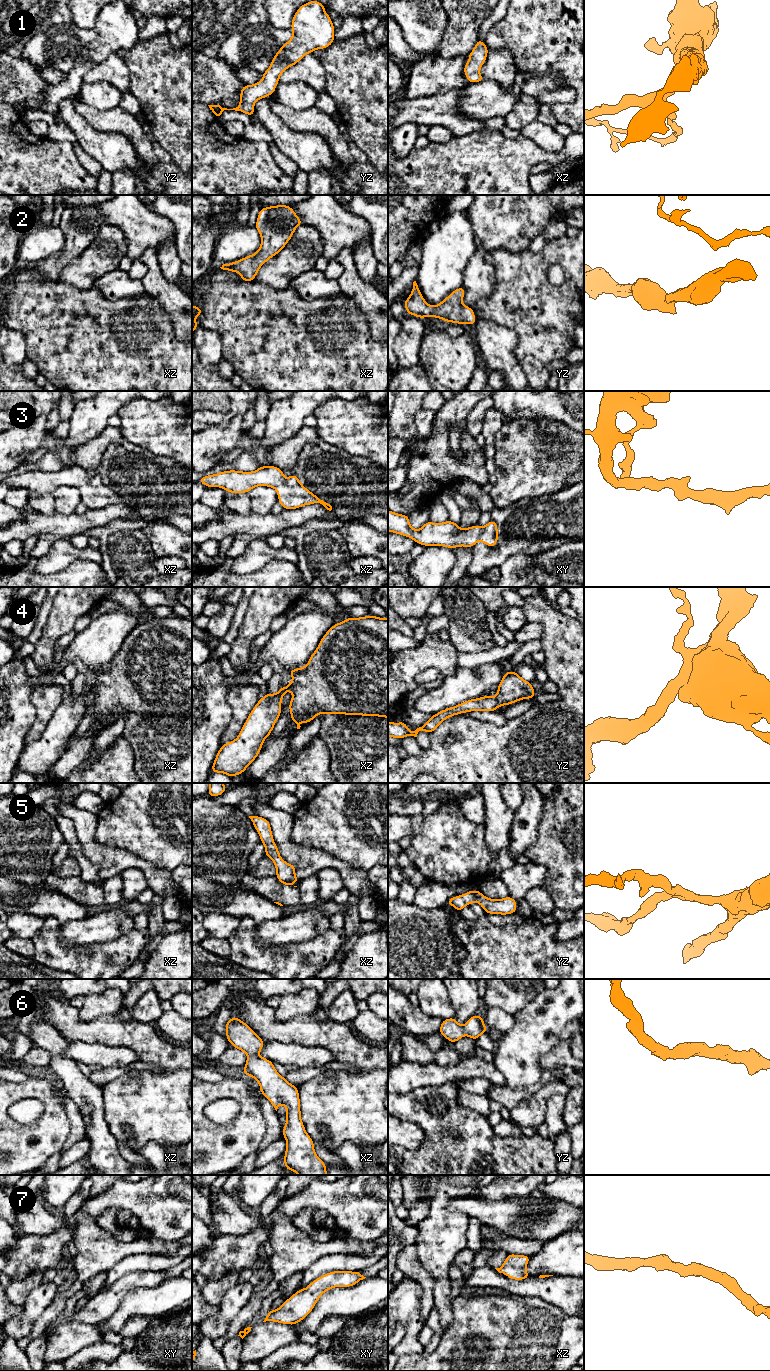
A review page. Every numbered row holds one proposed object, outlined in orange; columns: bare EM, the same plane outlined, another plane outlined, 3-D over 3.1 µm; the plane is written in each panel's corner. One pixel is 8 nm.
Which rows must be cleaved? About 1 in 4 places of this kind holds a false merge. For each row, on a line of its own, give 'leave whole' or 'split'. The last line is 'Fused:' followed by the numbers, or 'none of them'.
1: leave whole
2: leave whole
3: leave whole
4: leave whole
5: leave whole
6: leave whole
7: leave whole
Fused: none of them

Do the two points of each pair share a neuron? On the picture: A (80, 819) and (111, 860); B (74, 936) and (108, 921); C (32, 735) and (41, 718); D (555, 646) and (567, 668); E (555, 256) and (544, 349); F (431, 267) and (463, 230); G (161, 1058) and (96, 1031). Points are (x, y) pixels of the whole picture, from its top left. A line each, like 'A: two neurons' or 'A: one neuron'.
A: one neuron
B: one neuron
C: one neuron
D: one neuron
E: one neuron
F: one neuron
G: one neuron

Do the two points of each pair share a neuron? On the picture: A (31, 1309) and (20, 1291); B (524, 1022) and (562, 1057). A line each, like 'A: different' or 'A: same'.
A: different
B: different

